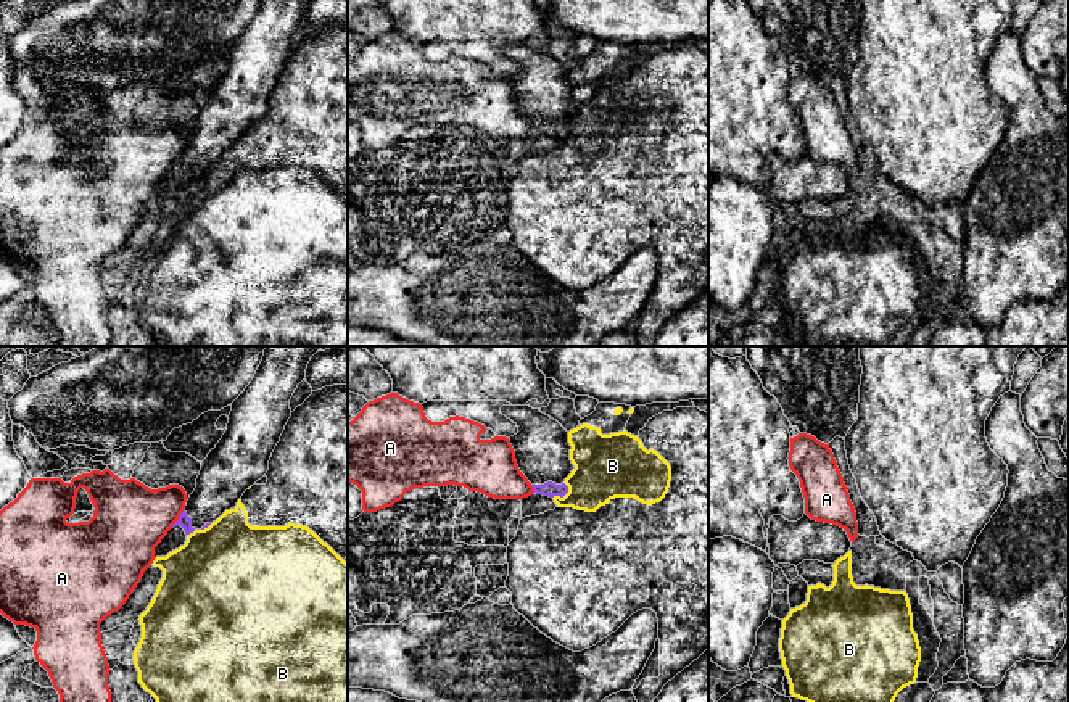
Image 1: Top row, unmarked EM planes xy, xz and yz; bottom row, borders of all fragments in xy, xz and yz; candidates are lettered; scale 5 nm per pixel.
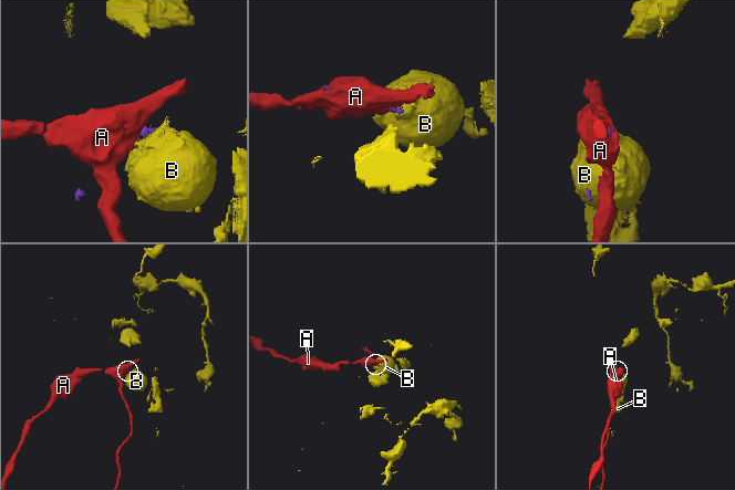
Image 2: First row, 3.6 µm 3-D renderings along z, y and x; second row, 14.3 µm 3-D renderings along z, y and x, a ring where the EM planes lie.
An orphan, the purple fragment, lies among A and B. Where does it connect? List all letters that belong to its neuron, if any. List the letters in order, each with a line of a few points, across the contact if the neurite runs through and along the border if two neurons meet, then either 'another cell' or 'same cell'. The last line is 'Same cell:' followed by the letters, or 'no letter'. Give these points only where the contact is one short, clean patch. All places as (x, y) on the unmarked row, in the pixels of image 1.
A: line xy (184, 150), (171, 166); another cell
B: line xz (564, 121), (567, 131), (562, 136), (553, 137); another cell
Same cell: no letter

